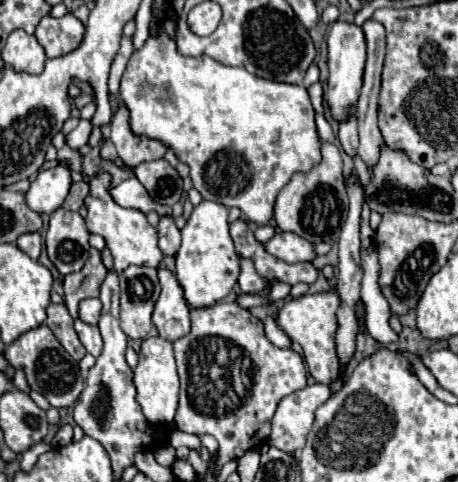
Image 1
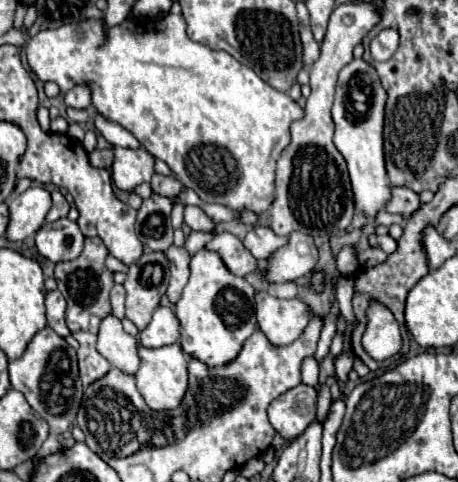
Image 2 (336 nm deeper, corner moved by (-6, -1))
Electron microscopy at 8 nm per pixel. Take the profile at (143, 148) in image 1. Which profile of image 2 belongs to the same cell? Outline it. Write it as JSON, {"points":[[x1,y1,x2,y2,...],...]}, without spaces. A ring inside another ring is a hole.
{"points":[[114,149,114,165,112,165,112,181,118,189,132,191,136,185,150,181,154,175,154,157,144,149]]}

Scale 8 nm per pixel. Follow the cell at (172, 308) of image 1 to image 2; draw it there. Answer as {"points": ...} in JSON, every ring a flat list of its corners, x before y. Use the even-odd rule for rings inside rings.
{"points":[[156,307,150,325,140,331,140,343,144,347,164,347,178,343,180,339,180,321,170,307]]}

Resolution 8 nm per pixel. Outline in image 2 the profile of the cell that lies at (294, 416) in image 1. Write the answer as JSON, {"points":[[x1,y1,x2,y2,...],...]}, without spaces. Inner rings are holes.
{"points":[[300,383,270,403,268,419,276,433,290,441,316,419,316,401,316,389]]}

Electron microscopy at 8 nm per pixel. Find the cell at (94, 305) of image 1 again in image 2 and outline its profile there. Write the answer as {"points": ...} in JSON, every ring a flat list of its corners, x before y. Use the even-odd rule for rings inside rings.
{"points":[[114,315,104,317,98,331,98,353,108,359,108,363,128,375,138,371,138,343,122,327,122,321]]}

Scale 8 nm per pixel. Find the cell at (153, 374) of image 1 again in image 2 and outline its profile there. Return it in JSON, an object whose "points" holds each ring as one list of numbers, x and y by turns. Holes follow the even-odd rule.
{"points":[[172,343,158,349,140,347,138,357,140,357,140,369,136,371,136,383,146,405,152,411,176,409,188,387,188,359,184,351,180,349,180,343]]}

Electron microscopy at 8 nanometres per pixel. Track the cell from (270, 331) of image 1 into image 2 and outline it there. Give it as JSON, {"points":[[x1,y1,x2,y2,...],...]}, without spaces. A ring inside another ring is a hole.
{"points":[[306,357,302,361,302,383,312,387,318,385,318,361,314,357]]}

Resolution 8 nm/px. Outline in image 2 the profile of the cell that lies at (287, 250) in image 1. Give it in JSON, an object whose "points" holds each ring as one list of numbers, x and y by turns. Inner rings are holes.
{"points":[[254,227,254,229,246,235,244,245,246,245,246,249,250,249,250,253,252,253,258,261,264,261,264,259,268,259,276,249,280,249,280,245,284,245,284,241,288,241,288,239,272,233,270,227]]}

